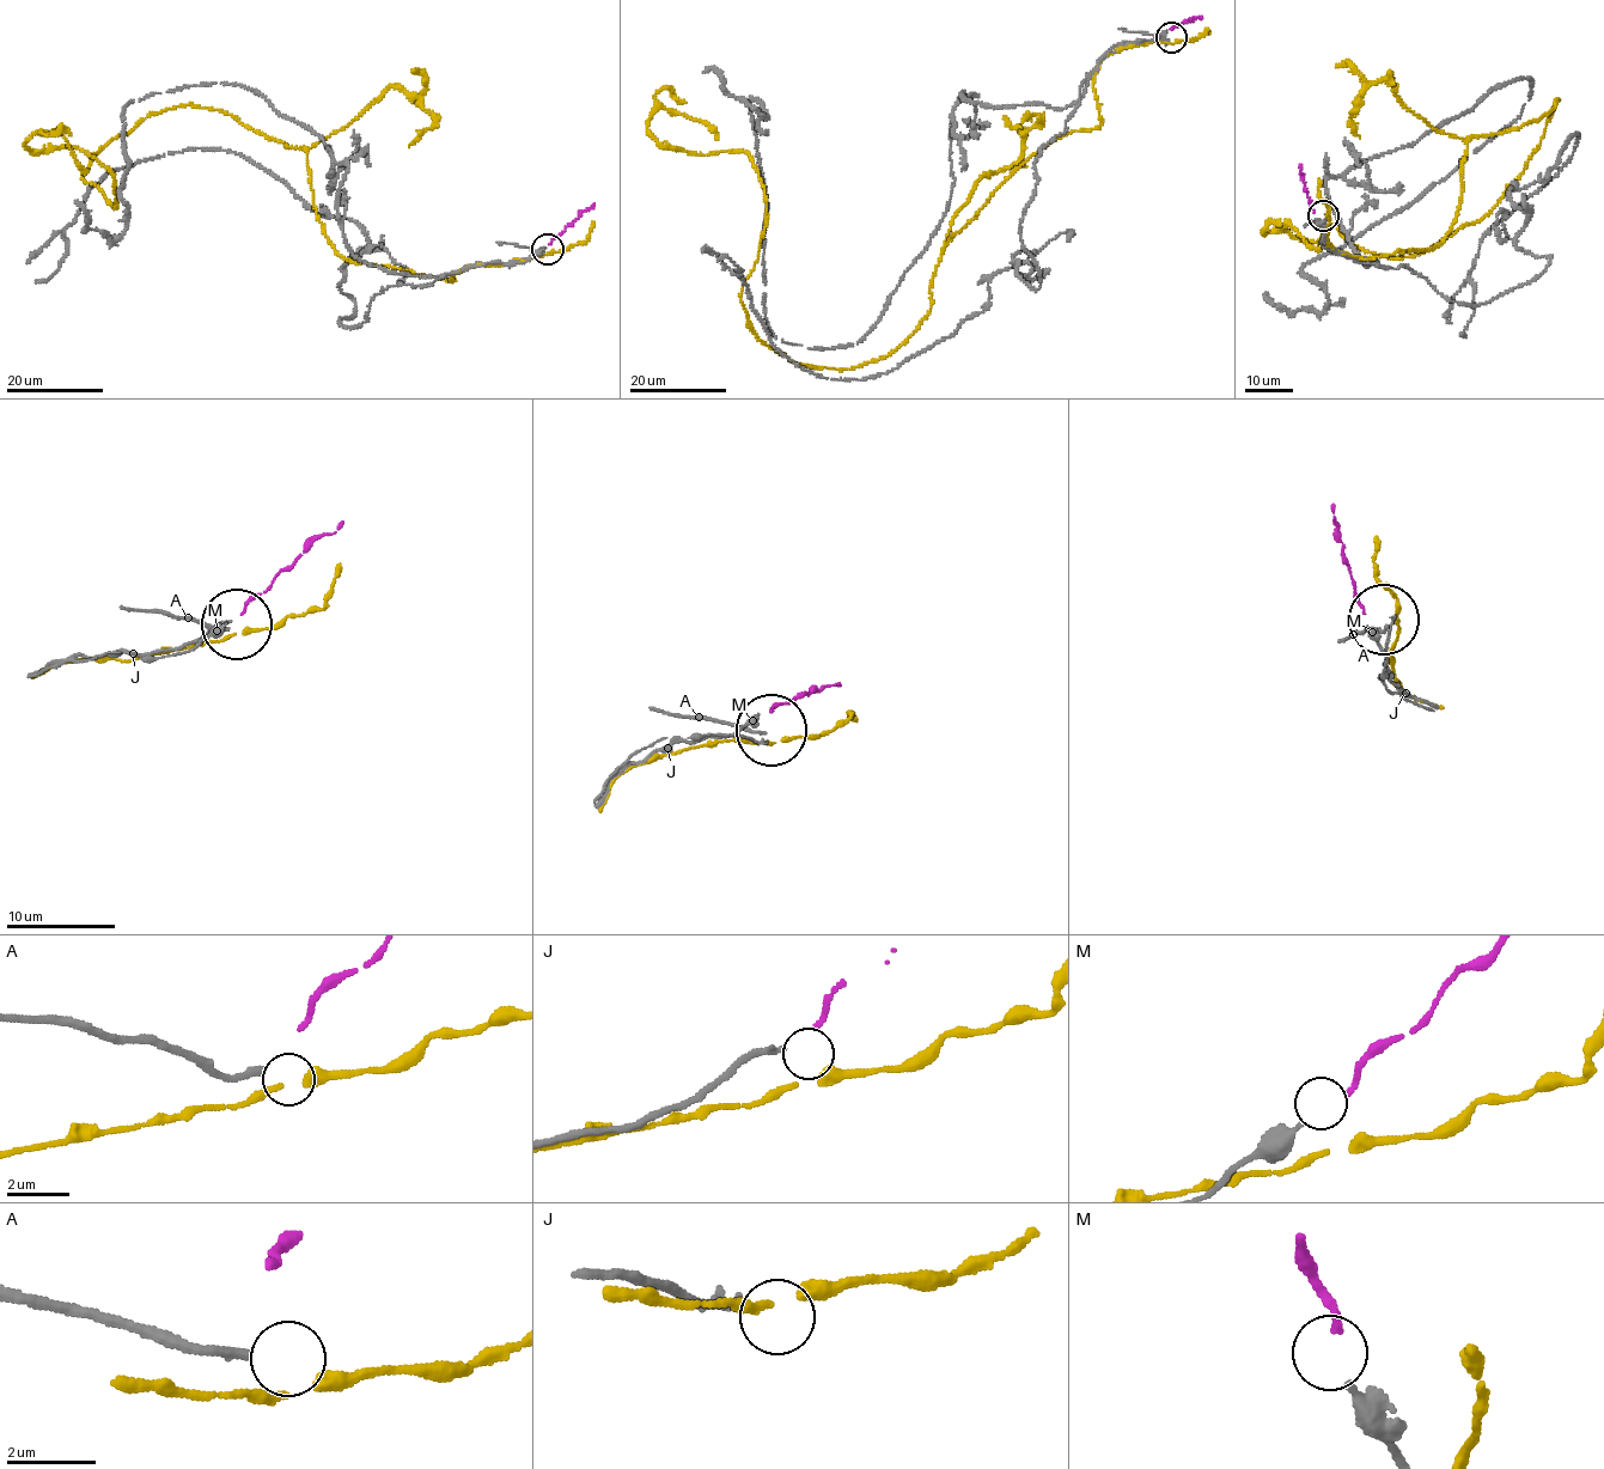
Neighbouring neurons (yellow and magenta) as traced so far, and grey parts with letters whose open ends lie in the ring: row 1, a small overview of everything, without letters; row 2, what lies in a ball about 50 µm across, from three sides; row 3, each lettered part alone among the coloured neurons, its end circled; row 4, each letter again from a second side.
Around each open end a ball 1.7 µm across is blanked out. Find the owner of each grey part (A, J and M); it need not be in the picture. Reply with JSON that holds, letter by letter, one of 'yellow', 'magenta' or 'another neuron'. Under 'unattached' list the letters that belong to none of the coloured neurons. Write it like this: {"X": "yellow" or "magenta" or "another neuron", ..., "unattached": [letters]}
{"A": "another neuron", "J": "another neuron", "M": "magenta", "unattached": ["A", "J"]}

